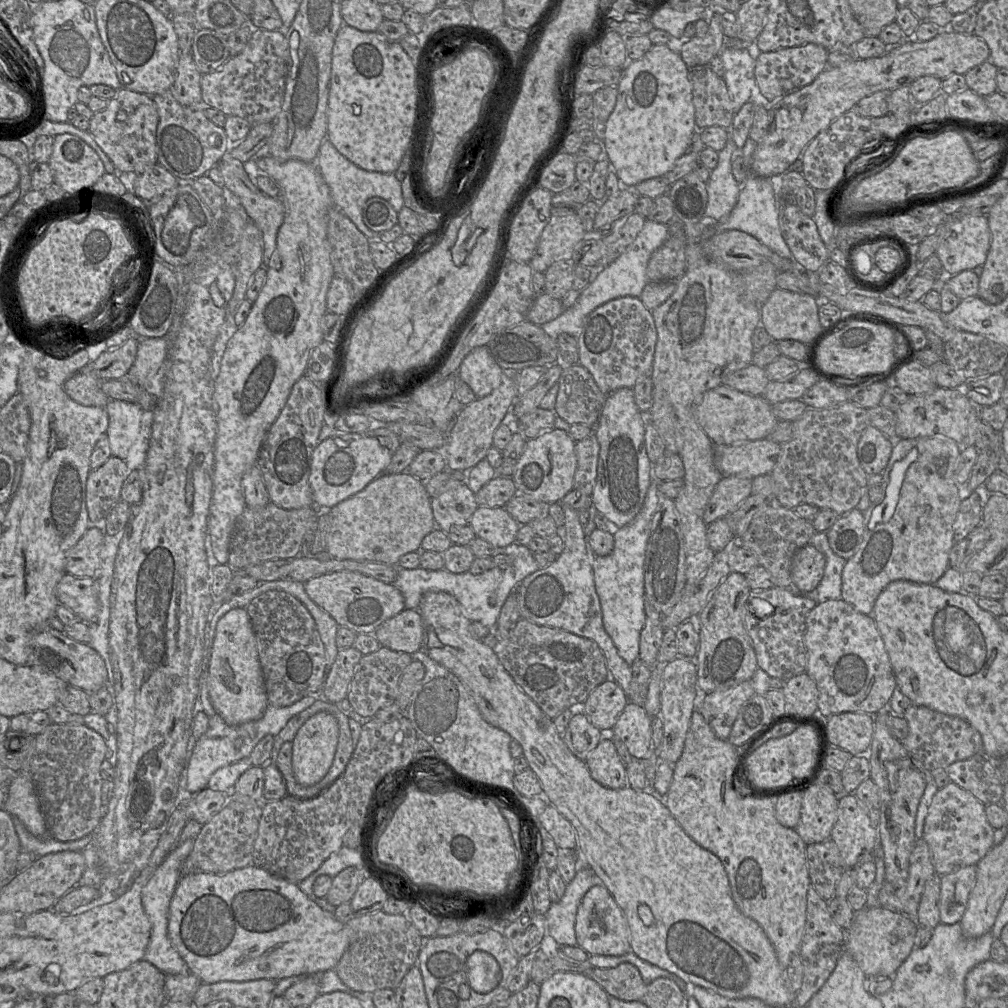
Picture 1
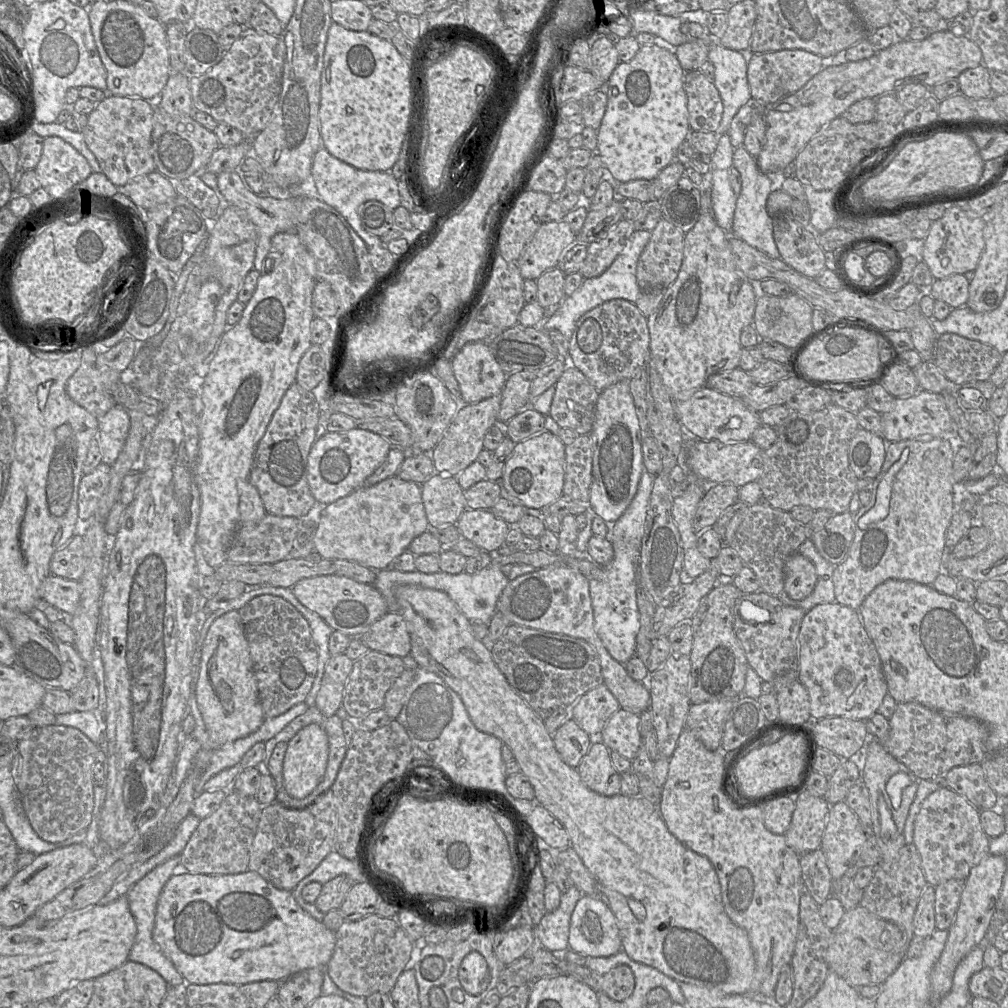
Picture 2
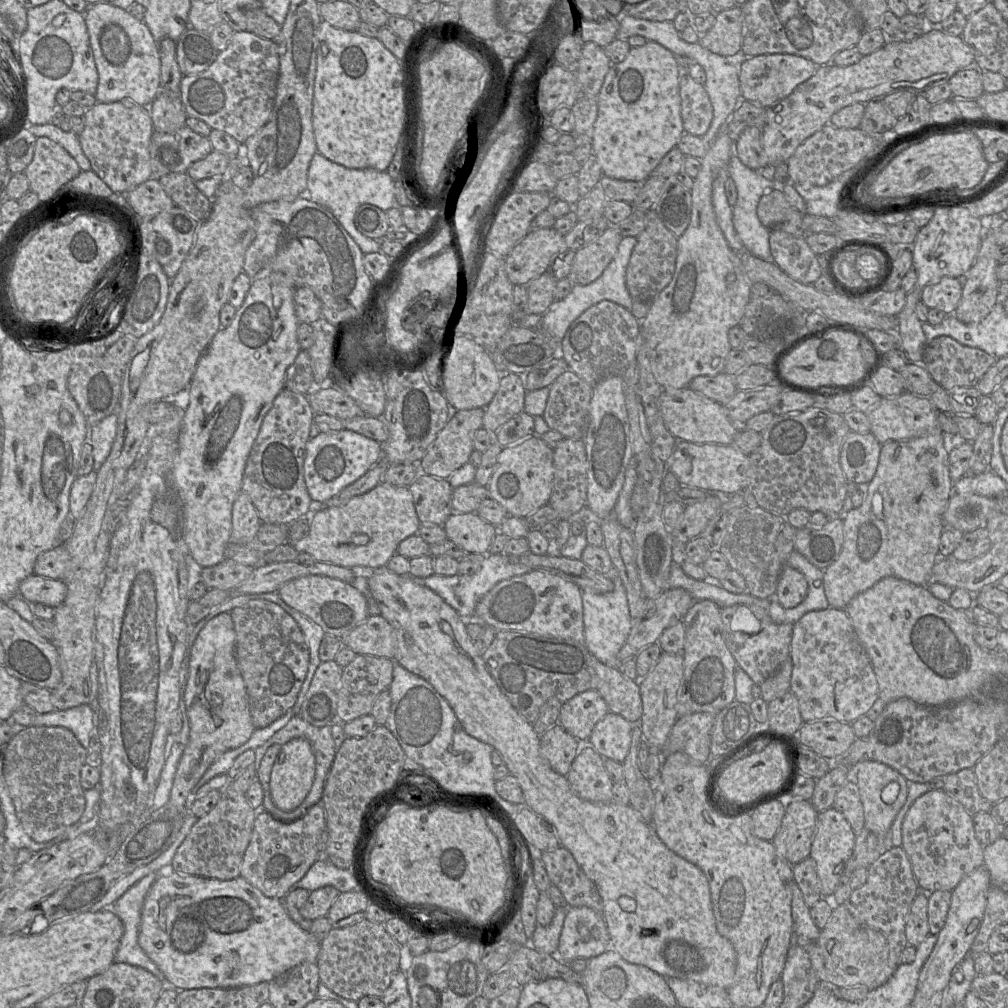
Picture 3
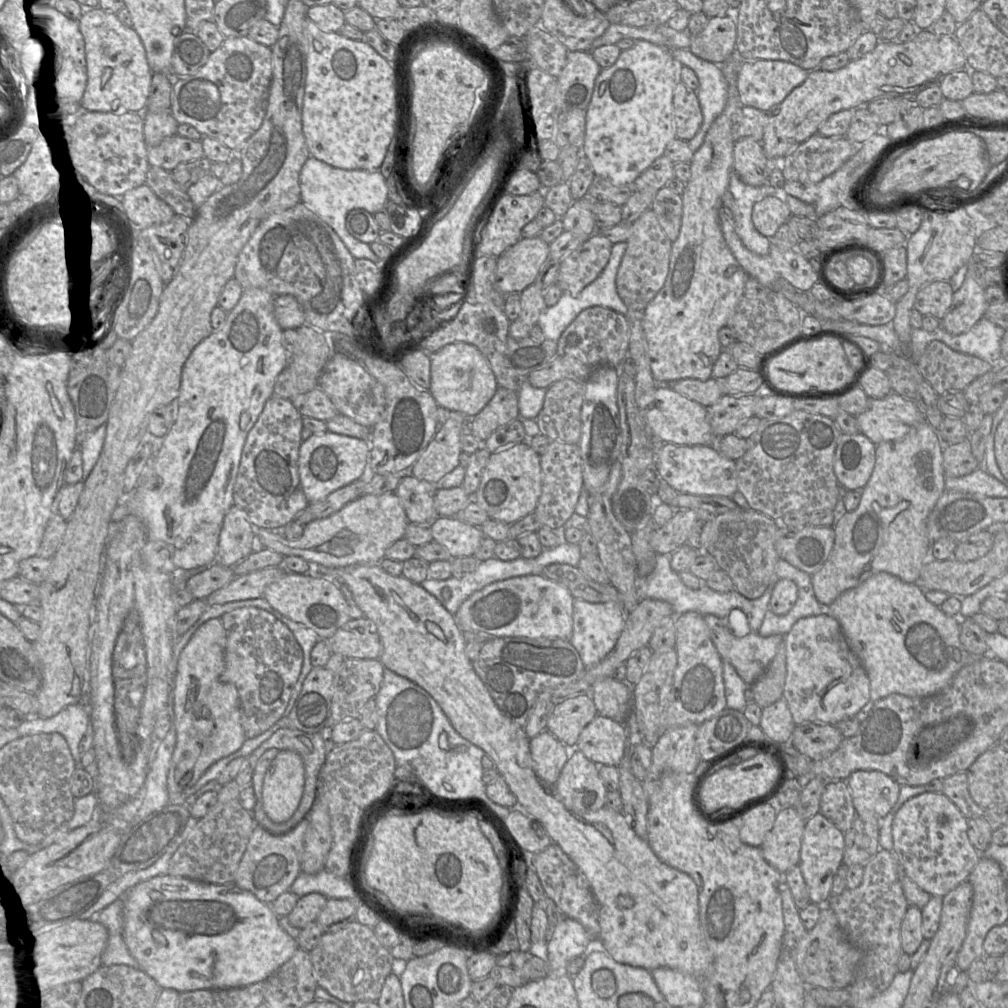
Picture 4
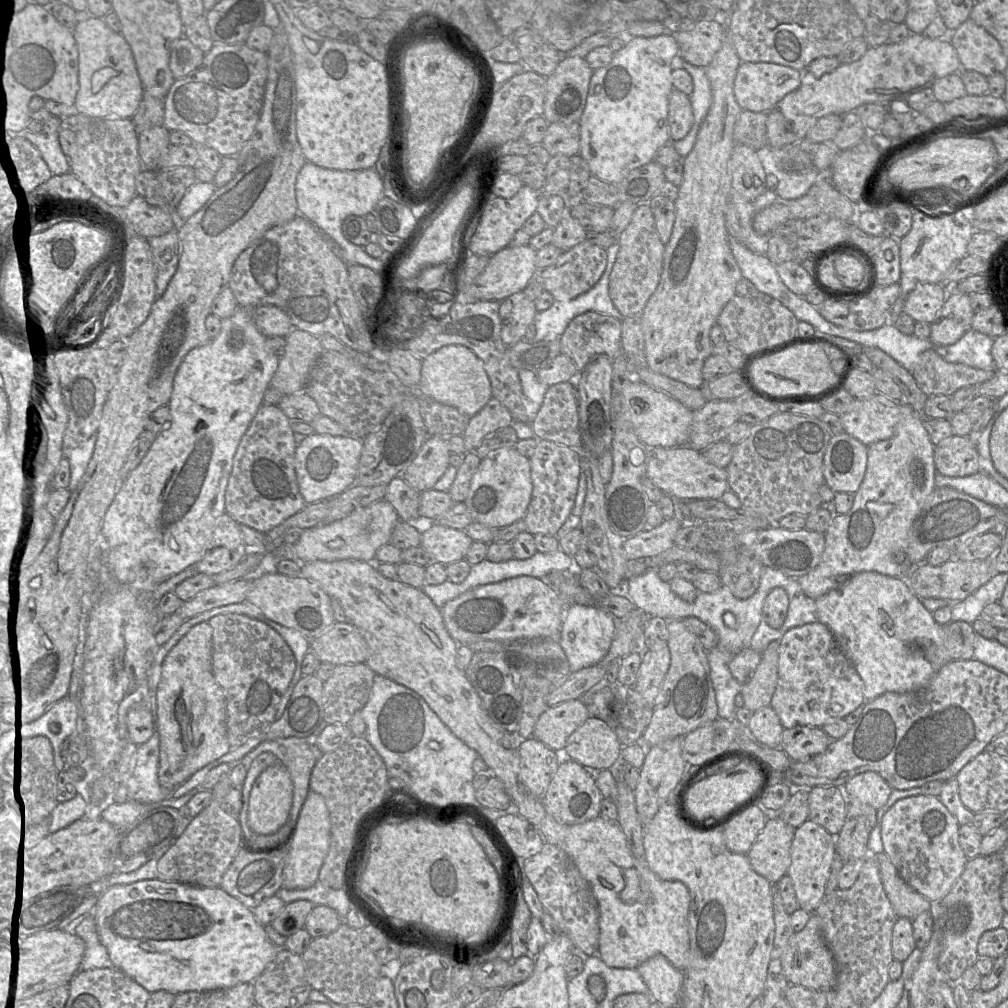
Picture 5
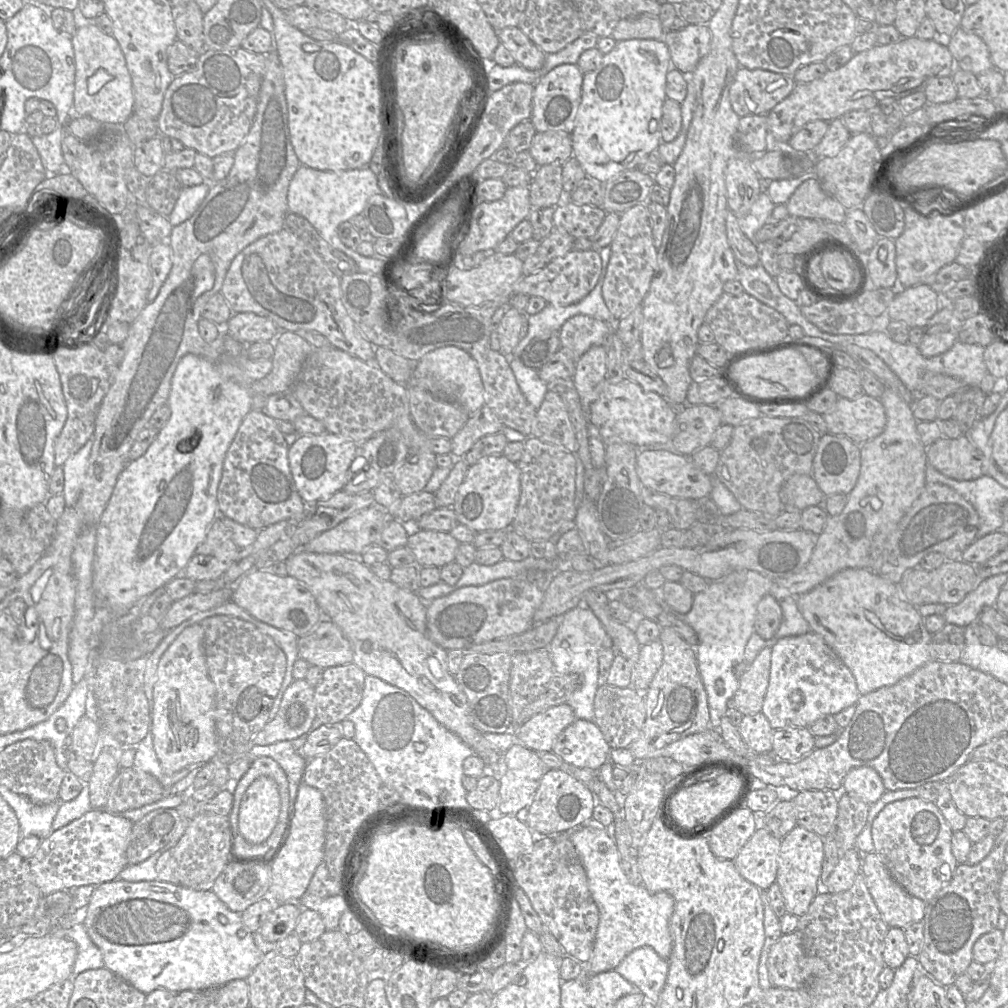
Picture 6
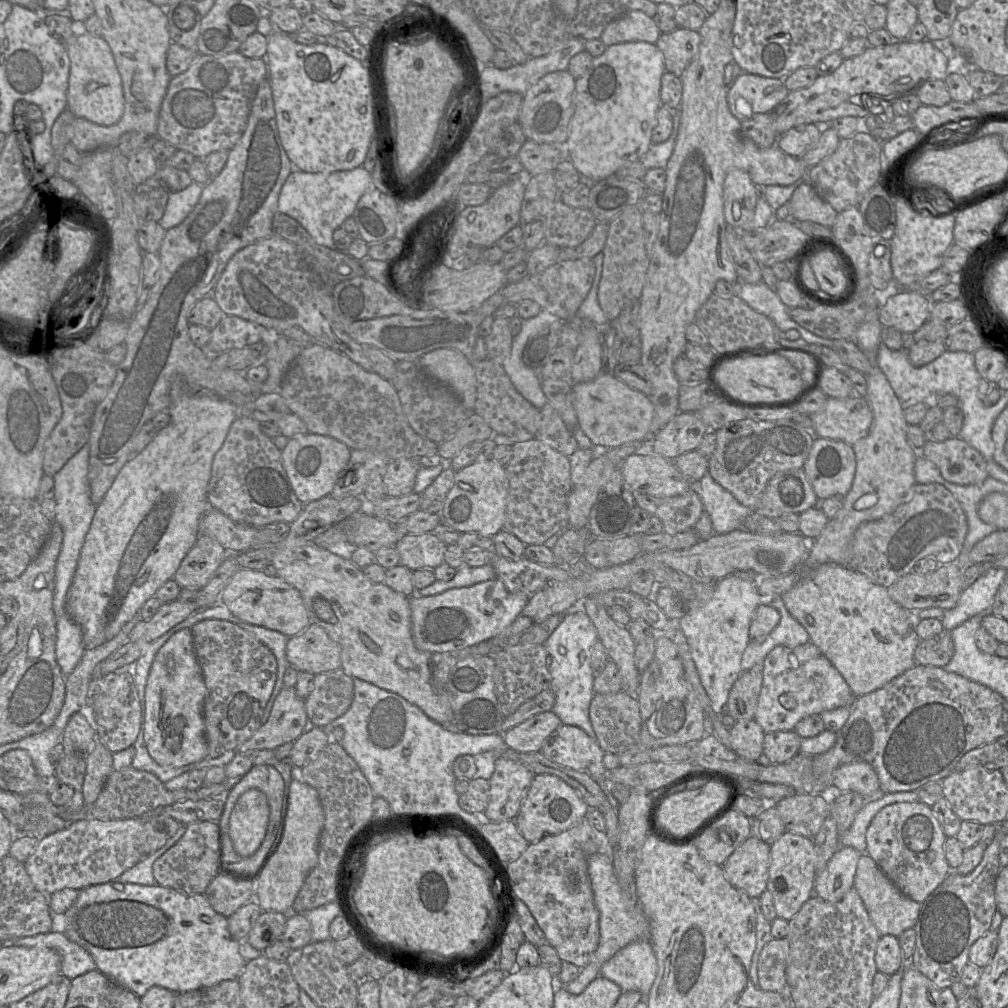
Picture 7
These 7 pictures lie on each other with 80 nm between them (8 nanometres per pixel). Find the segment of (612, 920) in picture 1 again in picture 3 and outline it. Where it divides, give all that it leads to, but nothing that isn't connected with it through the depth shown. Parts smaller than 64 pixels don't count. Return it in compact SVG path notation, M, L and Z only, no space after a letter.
M586 906L569 908L557 949L561 959L590 959L609 948L610 935L602 913Z

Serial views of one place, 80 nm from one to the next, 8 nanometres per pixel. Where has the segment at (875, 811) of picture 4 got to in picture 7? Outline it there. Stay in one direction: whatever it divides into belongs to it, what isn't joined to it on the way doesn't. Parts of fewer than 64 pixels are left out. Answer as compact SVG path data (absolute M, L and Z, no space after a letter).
M859 761L838 767L833 773L832 788L839 792L855 791L864 796L880 790L880 783L874 768Z

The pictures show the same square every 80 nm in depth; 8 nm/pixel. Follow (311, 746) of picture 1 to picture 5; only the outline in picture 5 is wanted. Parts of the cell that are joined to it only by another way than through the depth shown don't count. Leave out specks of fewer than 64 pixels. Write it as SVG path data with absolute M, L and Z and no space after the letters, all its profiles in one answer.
M282 763L267 767L255 780L249 799L243 799L242 824L260 835L275 834L289 818L293 802L293 782Z

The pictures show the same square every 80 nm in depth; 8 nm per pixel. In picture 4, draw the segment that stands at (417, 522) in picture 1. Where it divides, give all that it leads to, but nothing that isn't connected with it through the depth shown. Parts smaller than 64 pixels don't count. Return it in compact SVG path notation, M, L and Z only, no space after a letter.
M394 491L381 495L360 495L332 515L306 524L297 540L288 540L279 530L256 529L252 552L271 549L284 557L302 557L316 568L379 565L385 558L385 551L396 541L404 539L409 523Z

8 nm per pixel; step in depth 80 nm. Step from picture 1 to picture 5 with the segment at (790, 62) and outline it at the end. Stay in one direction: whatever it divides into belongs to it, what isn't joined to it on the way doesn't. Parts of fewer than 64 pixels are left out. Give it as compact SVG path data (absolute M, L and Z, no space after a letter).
M741 62L734 96L742 110L768 113L801 84L802 71L767 62Z

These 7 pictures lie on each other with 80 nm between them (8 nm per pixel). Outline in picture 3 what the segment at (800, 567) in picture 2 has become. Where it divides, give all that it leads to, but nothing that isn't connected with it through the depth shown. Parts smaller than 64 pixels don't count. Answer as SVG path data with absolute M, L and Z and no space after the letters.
M791 566L784 567L775 592L775 597L784 608L793 608L807 595L808 583L805 576Z

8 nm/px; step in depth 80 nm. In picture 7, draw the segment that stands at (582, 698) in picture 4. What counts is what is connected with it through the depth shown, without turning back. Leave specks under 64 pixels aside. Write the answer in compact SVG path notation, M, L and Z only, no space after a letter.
M553 711L542 712L503 733L504 743L518 752L539 752L545 739L561 724Z

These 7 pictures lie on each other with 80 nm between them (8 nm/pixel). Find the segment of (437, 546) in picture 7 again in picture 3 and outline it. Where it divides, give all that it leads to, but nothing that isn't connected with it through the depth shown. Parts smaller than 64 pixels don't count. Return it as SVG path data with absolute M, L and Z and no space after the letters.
M475 512L452 514L442 525L447 539L469 554L487 554L498 528L483 520Z

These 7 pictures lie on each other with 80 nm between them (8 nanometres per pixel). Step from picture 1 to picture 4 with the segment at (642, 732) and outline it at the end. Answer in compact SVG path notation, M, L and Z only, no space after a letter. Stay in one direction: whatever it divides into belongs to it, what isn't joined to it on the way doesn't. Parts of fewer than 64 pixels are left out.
M597 715L581 731L575 748L597 765L618 766L627 747L625 725Z

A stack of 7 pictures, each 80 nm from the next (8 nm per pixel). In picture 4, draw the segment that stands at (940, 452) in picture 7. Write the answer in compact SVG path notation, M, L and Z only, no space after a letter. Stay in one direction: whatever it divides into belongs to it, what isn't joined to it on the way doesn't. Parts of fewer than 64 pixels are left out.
M969 439L960 443L949 444L943 449L943 469L946 477L961 477L979 467L974 458Z

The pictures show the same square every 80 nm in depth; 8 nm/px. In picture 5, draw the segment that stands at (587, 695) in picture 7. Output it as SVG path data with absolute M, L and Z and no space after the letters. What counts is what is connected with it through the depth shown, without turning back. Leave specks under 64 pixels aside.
M572 603L566 607L557 640L568 659L571 673L593 666L608 653L617 629L617 620L597 606Z

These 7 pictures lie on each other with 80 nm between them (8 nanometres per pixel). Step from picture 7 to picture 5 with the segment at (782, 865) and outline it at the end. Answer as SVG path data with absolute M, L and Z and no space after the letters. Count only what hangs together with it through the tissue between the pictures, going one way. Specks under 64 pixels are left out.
M807 820L795 829L791 844L791 864L787 874L792 879L800 908L813 913L826 894L826 883L837 854L836 838L822 826Z

